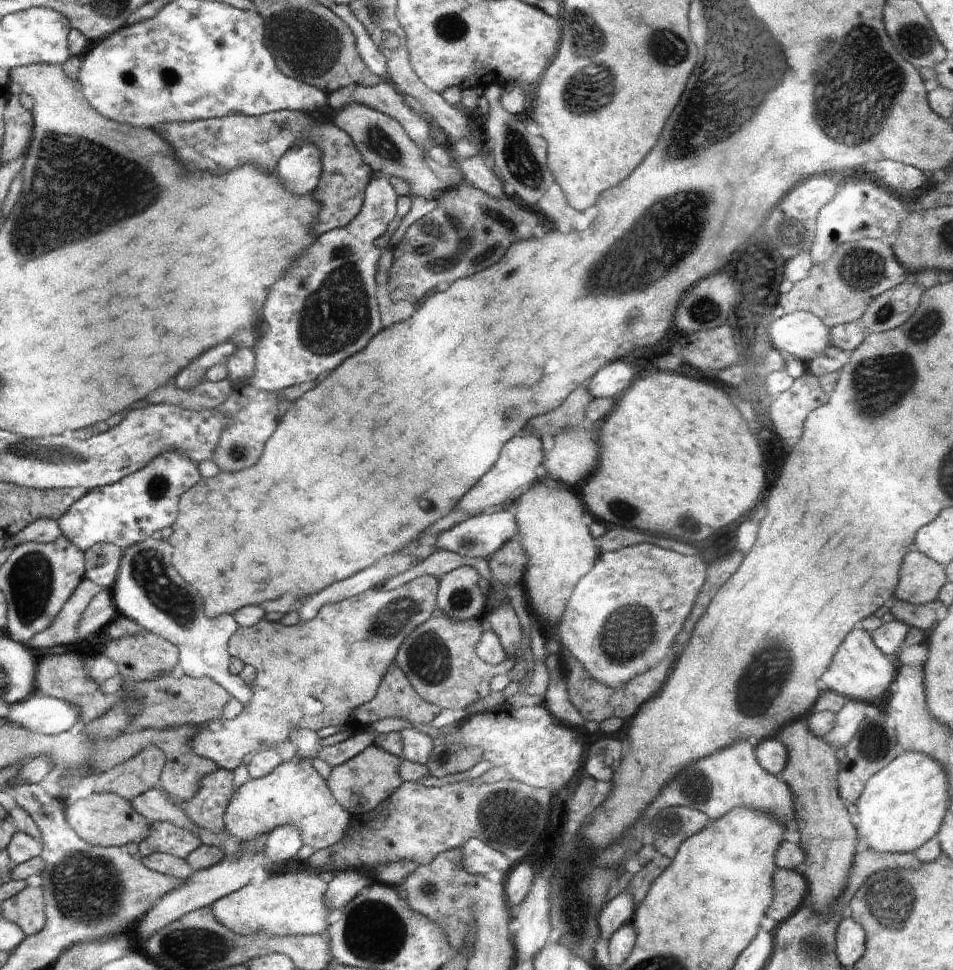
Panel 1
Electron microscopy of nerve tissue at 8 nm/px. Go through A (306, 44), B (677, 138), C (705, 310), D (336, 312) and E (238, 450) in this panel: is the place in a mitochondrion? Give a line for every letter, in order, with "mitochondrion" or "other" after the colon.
A: mitochondrion
B: mitochondrion
C: mitochondrion
D: mitochondrion
E: mitochondrion

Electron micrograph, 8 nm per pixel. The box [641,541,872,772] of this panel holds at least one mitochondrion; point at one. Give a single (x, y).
(753, 697)

